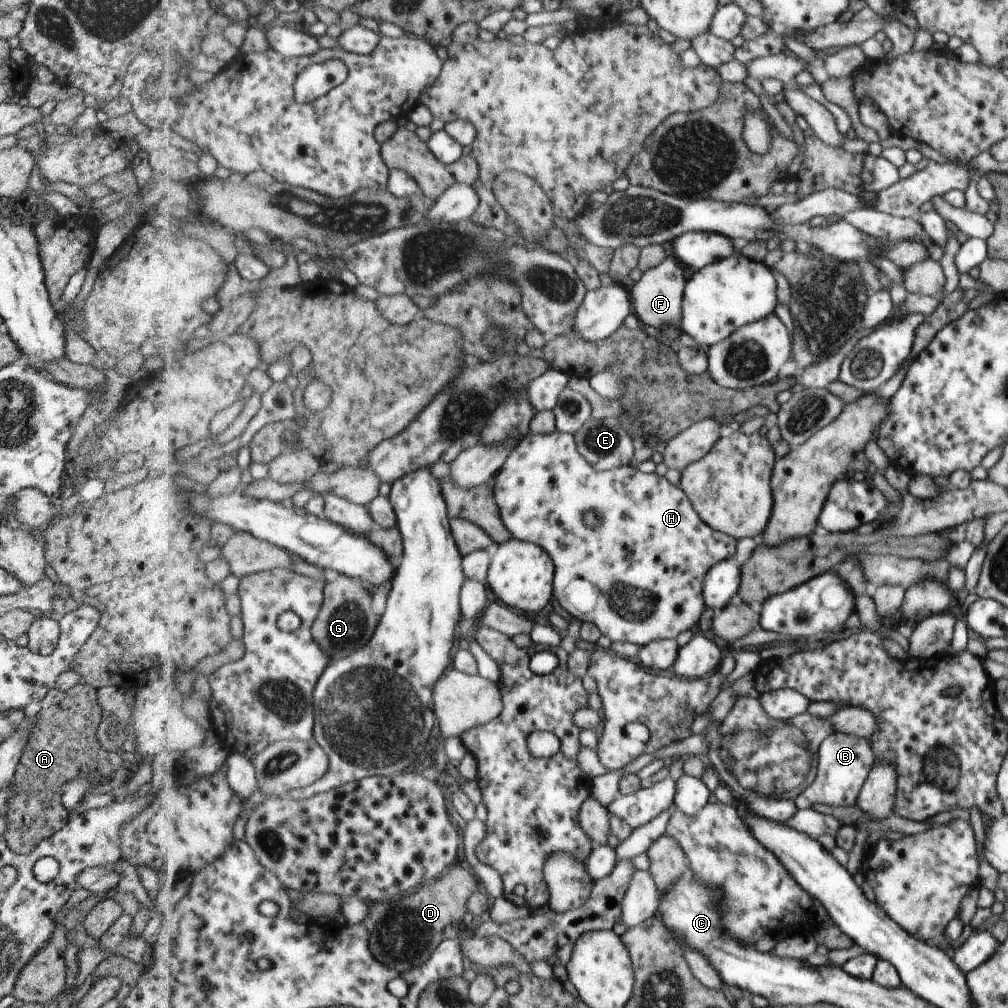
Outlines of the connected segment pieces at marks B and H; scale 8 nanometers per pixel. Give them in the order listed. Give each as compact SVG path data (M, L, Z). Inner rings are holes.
M838 732L830 733L821 746L819 774L815 782L796 800L799 808L811 809L816 804L854 806L874 762L874 752L868 740Z
M560 430L550 434L530 434L511 452L510 458L496 476L495 493L497 503L503 512L503 519L516 538L523 541L532 541L549 550L555 559L557 573L555 576L555 598L570 614L584 623L596 623L613 642L632 642L641 647L660 639L675 639L686 632L693 630L700 624L706 612L707 599L705 598L705 582L708 573L718 564L738 554L738 538L724 531L716 530L704 522L701 514L696 510L691 498L682 486L674 485L668 478L660 474L644 473L635 464L617 468L615 471L599 471L581 452L577 436ZM590 510L598 510L604 518L604 524L592 528L586 524L586 514Z

